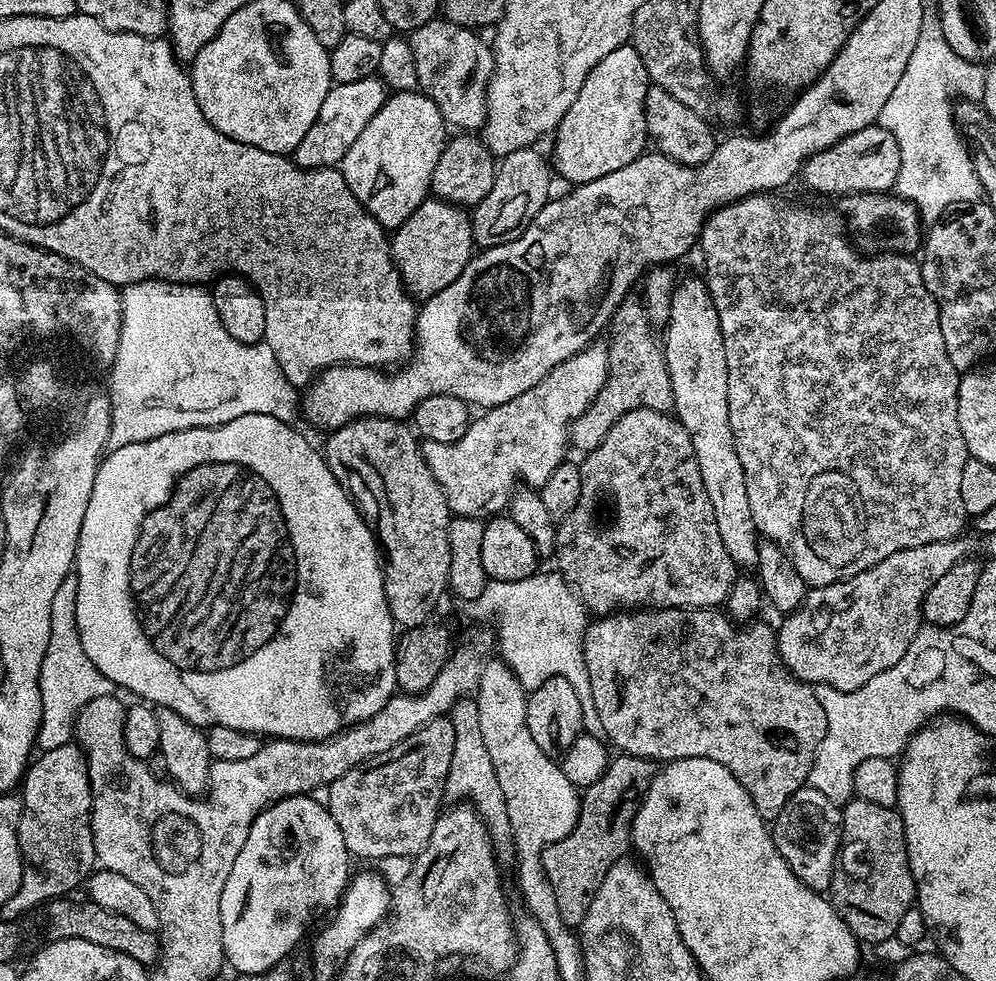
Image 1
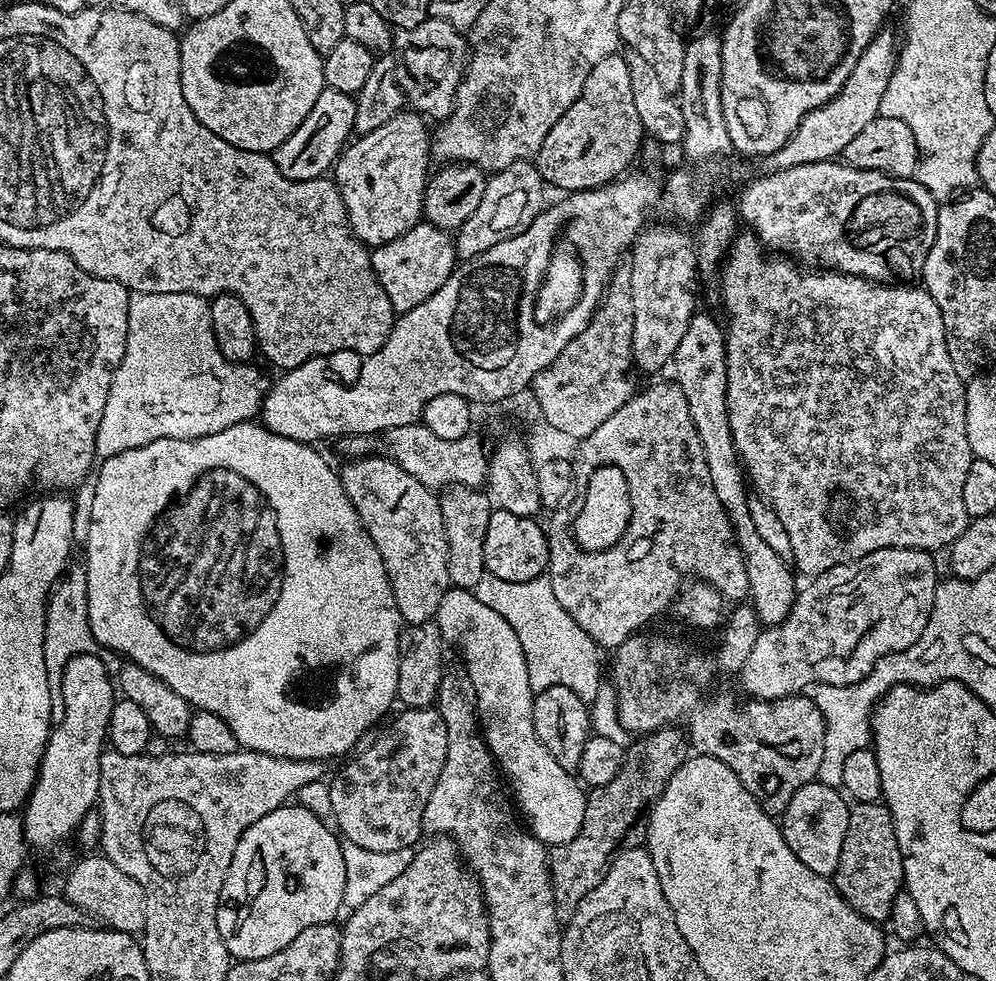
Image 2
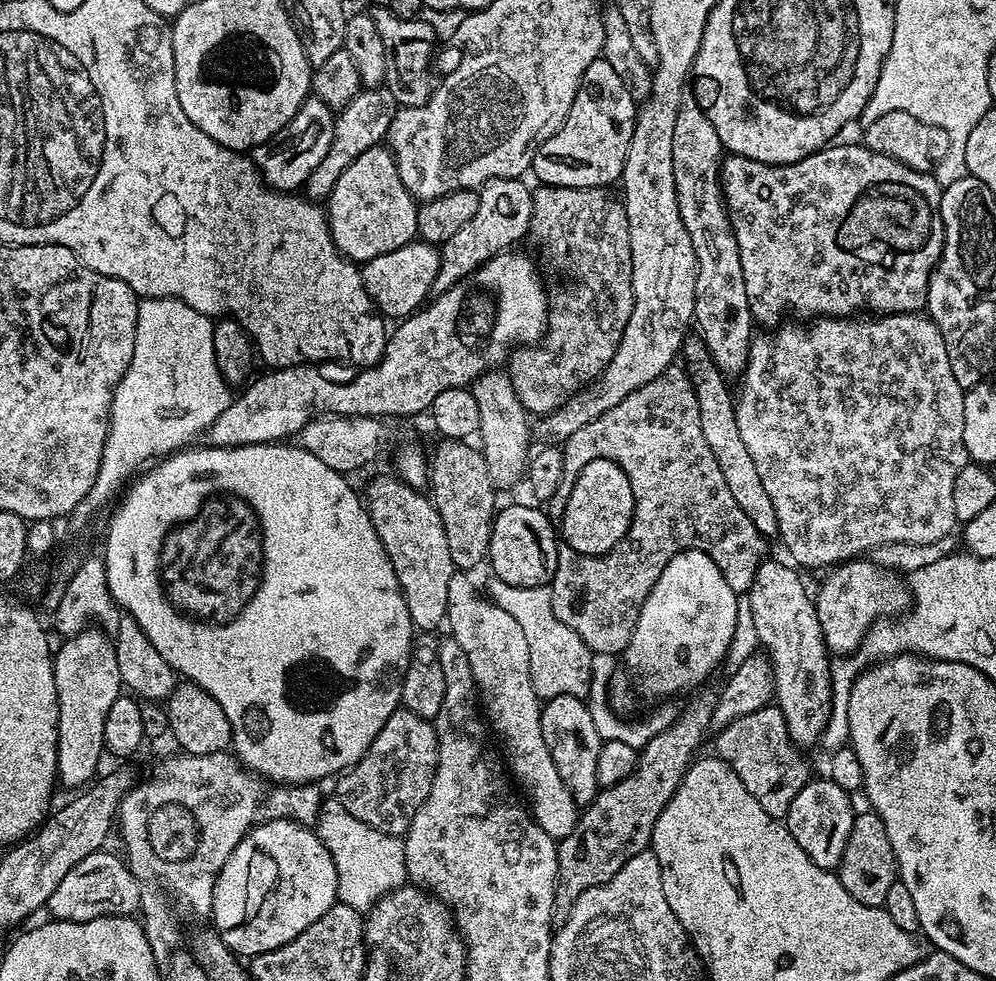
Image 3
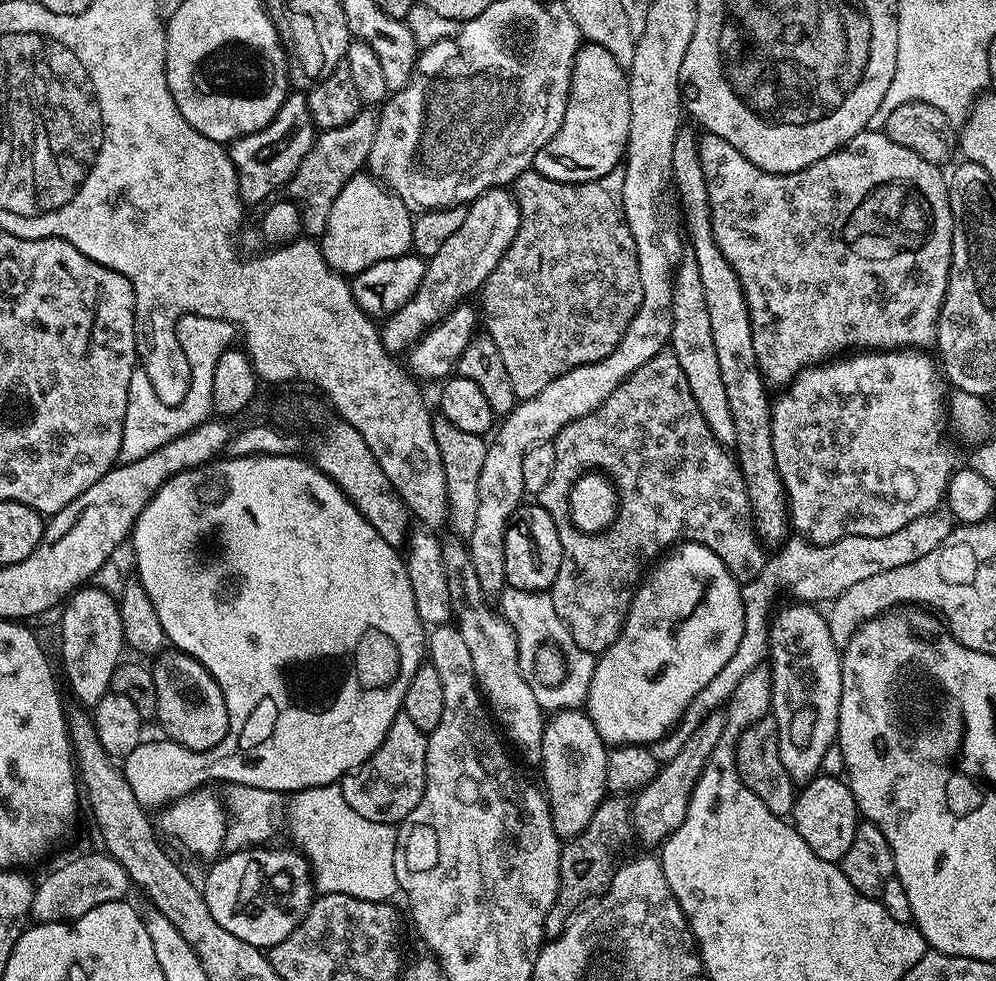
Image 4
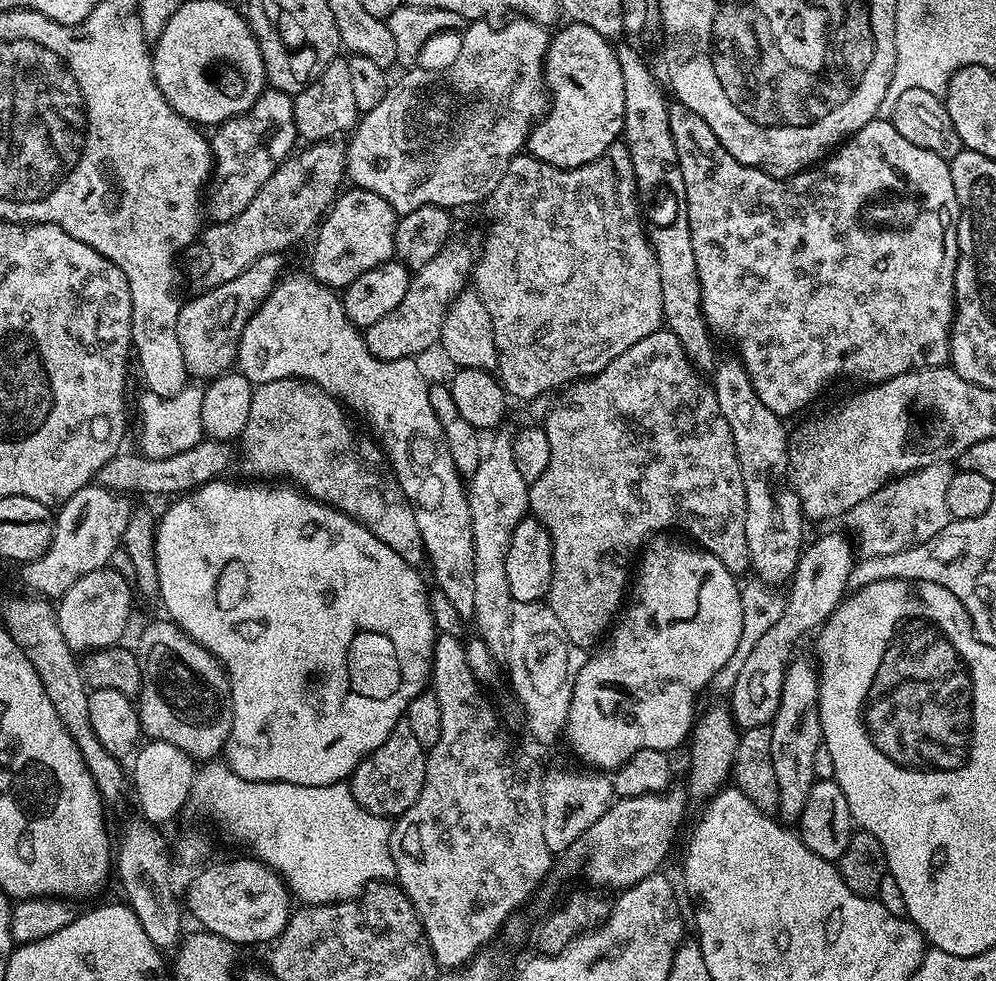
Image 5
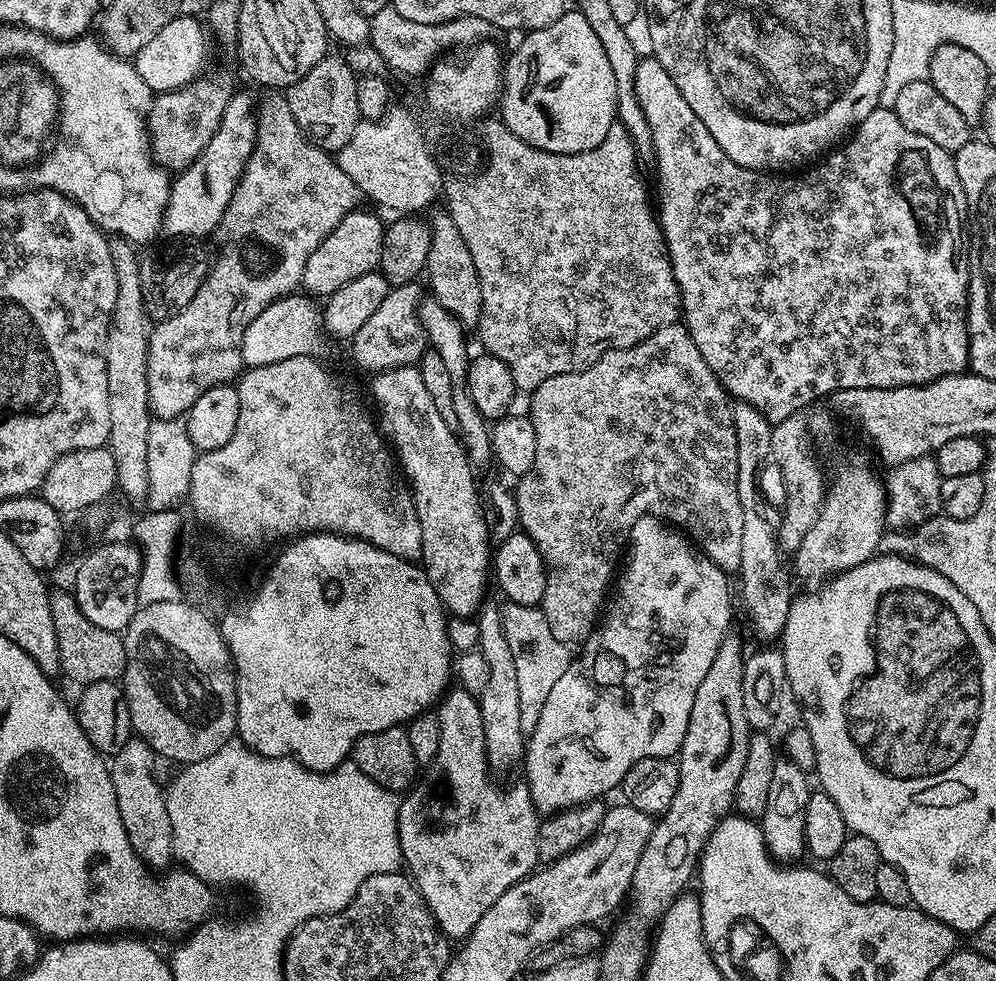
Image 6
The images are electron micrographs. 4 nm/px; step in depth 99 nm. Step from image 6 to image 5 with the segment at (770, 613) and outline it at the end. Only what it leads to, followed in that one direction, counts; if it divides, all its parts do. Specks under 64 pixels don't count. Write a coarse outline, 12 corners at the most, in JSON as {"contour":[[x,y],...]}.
{"contour":[[729,354],[710,383],[746,490],[751,571],[787,585],[806,521],[785,421]]}

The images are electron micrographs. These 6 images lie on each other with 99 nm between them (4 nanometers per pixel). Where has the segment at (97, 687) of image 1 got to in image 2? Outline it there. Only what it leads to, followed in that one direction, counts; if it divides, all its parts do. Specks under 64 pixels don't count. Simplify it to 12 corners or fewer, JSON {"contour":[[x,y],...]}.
{"contour":[[88,569],[56,581],[44,623],[46,674],[59,693],[70,658],[92,652]]}

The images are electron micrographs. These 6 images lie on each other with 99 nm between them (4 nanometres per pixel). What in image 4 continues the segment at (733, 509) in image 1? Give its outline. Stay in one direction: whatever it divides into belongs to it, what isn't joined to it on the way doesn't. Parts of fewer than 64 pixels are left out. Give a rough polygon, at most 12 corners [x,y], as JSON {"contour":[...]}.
{"contour":[[825,613],[771,617],[771,715],[793,785],[833,747],[841,649]]}

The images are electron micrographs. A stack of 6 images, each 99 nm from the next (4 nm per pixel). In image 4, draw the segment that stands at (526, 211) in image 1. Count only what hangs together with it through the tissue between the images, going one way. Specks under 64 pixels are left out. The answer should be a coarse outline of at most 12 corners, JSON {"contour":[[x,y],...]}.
{"contour":[[507,187],[467,205],[414,298],[379,325],[407,353],[502,262],[520,211]]}

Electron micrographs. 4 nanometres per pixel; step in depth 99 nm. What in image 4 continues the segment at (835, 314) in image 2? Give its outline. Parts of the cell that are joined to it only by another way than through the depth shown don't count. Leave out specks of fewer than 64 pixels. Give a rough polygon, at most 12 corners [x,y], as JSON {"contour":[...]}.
{"contour":[[915,348],[770,404],[793,533],[882,538],[945,503],[946,380]]}

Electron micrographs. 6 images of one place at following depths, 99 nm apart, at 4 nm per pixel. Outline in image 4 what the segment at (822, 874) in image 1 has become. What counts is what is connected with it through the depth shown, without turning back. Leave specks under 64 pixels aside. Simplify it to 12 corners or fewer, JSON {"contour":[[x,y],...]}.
{"contour":[[823,774],[797,791],[790,823],[840,861],[858,823],[852,791]]}

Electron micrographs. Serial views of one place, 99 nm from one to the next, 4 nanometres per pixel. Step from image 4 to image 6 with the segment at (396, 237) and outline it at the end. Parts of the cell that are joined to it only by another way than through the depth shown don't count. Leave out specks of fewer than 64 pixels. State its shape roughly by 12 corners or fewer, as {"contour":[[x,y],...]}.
{"contour":[[346,214],[306,262],[309,297],[379,269],[386,224]]}

